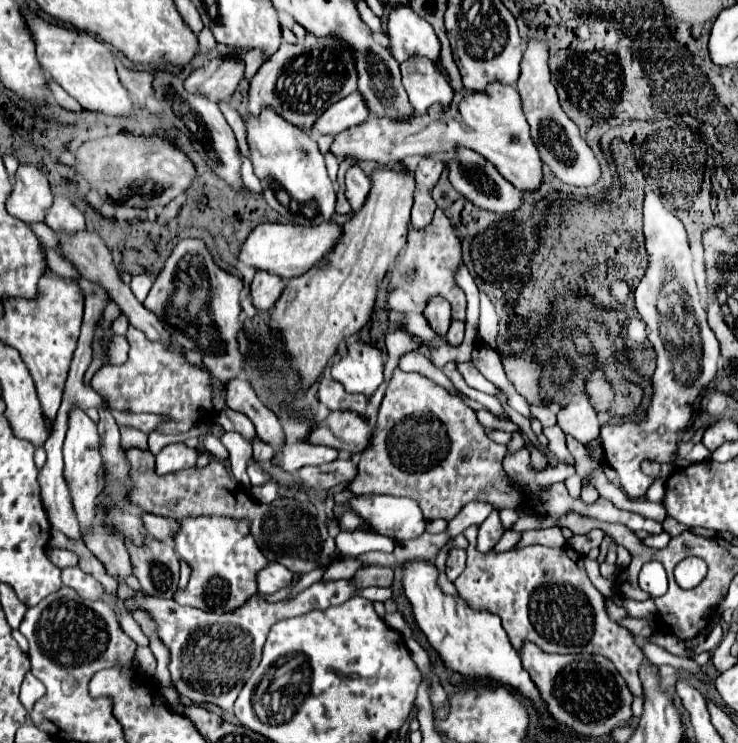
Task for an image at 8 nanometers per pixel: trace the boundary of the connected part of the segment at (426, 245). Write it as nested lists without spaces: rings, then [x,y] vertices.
[[[436,209],[432,223],[424,229],[416,229],[412,223],[408,225],[408,245],[404,249],[404,255],[396,259],[398,267],[418,267],[418,281],[408,285],[408,293],[412,295],[412,301],[422,309],[428,305],[432,297],[444,297],[452,305],[452,319],[466,321],[466,298],[464,292],[456,285],[454,273],[462,264],[461,243],[454,227],[446,219],[446,215]]]

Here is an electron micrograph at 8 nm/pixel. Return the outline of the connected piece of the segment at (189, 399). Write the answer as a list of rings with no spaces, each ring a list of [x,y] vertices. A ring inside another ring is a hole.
[[[128,327],[128,359],[124,365],[102,365],[90,385],[92,389],[116,411],[128,413],[154,413],[168,415],[172,419],[156,427],[158,433],[174,435],[186,433],[202,417],[208,419],[214,415],[214,395],[210,373],[198,365],[186,361],[182,351],[172,349],[170,343],[150,341],[140,329]]]

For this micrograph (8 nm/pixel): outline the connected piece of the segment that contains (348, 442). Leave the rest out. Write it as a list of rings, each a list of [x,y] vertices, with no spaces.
[[[330,413],[324,421],[314,423],[308,443],[328,445],[342,453],[360,453],[370,439],[370,425],[358,413]]]

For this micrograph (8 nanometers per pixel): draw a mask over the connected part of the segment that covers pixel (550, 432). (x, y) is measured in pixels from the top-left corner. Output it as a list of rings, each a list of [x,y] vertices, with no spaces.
[[[554,425],[554,427],[548,427],[548,429],[544,429],[544,435],[548,437],[548,449],[550,451],[554,451],[556,455],[558,455],[558,459],[560,461],[564,461],[566,465],[576,465],[576,461],[574,461],[574,457],[570,455],[570,451],[566,449],[566,439],[564,439],[564,431],[558,427],[558,425]]]

